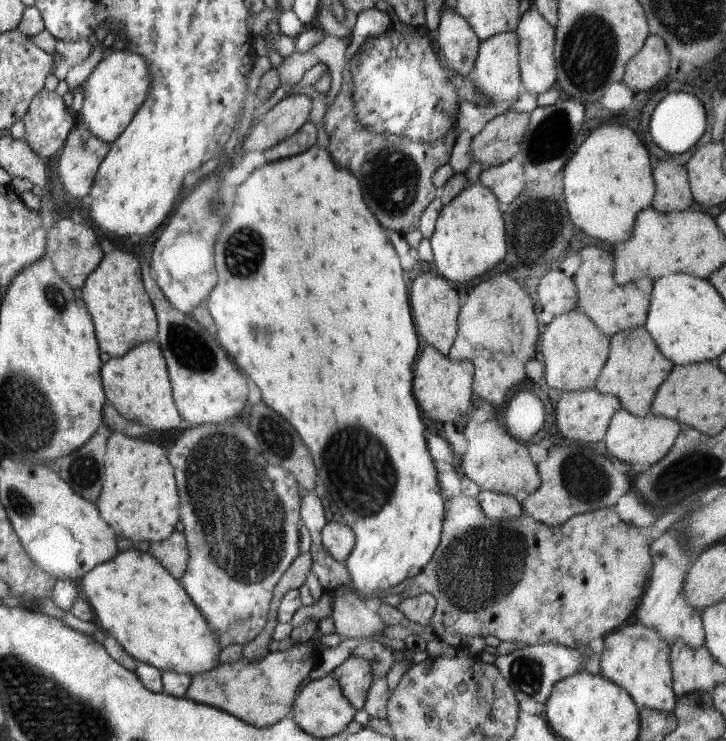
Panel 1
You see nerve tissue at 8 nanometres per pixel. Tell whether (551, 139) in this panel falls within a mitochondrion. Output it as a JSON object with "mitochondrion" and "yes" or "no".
{"mitochondrion":"yes"}

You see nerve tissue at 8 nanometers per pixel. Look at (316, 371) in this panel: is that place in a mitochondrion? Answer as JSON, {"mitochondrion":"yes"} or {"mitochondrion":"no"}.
{"mitochondrion":"no"}

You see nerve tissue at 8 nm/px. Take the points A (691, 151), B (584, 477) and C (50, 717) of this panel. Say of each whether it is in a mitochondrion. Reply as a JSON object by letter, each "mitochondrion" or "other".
{"A":"other","B":"mitochondrion","C":"mitochondrion"}

